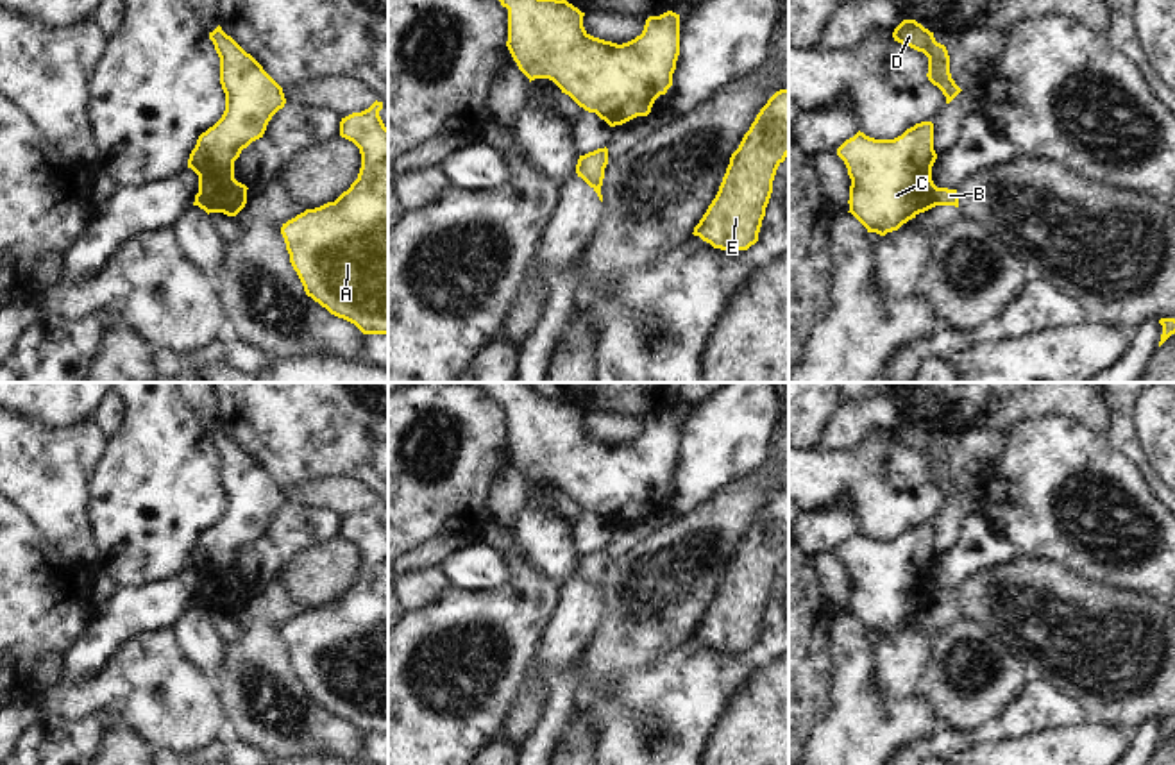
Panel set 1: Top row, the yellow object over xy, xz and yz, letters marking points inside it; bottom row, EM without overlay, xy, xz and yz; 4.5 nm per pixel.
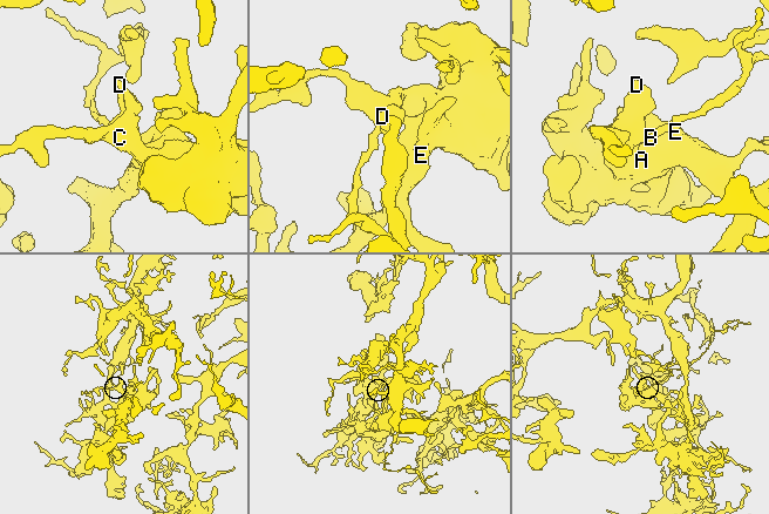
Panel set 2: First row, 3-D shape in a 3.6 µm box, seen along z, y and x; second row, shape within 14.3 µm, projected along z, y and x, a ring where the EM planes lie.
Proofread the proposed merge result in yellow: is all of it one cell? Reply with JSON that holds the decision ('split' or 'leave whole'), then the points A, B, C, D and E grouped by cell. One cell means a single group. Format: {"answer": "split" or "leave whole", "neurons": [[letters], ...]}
{"answer": "split", "neurons": [["A", "C", "D", "E"], ["B"]]}

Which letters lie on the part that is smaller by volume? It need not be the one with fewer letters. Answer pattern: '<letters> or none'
B

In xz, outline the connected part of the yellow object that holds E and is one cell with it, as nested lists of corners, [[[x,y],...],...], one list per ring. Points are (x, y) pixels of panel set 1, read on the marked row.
[[[789,89],[760,109],[694,236],[721,250],[748,250],[758,241],[778,166],[789,156]]]

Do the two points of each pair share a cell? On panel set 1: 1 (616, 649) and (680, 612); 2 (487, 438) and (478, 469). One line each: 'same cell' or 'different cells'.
1: same cell
2: same cell

